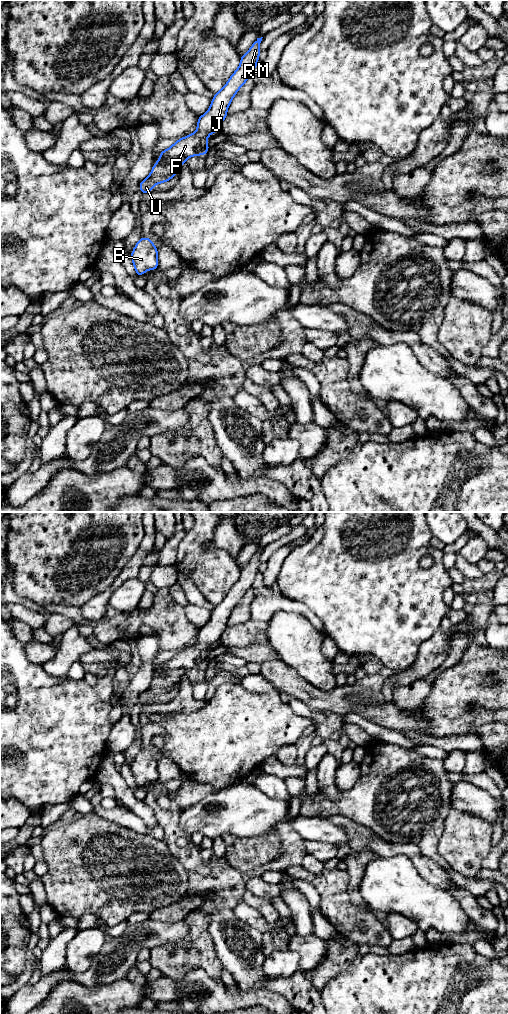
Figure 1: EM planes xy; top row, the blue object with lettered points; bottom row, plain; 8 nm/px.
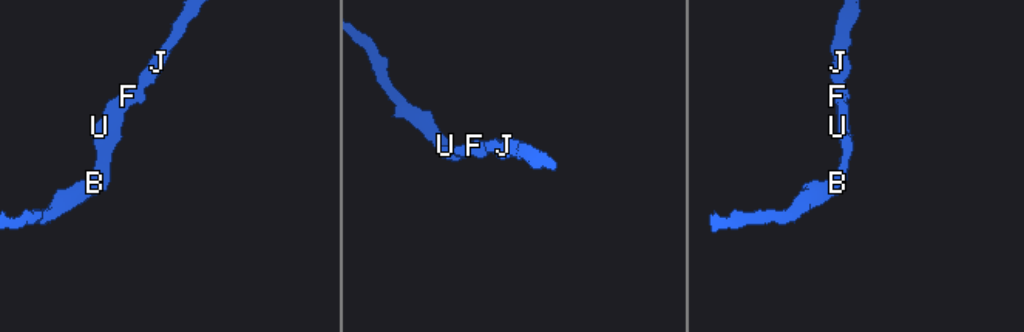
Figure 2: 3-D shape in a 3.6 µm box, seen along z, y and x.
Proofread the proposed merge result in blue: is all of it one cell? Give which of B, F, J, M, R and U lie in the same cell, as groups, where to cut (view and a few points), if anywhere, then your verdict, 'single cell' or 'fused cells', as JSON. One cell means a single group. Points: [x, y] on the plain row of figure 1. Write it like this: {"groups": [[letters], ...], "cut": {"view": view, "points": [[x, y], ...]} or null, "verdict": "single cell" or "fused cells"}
{"groups": [["B", "F", "J", "M", "R", "U"]], "cut": null, "verdict": "single cell"}

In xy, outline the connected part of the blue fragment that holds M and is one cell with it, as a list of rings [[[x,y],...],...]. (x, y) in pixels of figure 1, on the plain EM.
[[[257,550],[249,563],[241,568],[241,574],[237,582],[225,598],[215,605],[207,624],[198,629],[196,644],[177,652],[170,660],[160,664],[159,672],[153,677],[151,685],[138,698],[143,707],[152,704],[153,698],[173,690],[189,669],[204,668],[209,663],[207,649],[220,643],[220,638],[227,629],[227,621],[233,609],[251,589],[259,572],[262,550]]]

